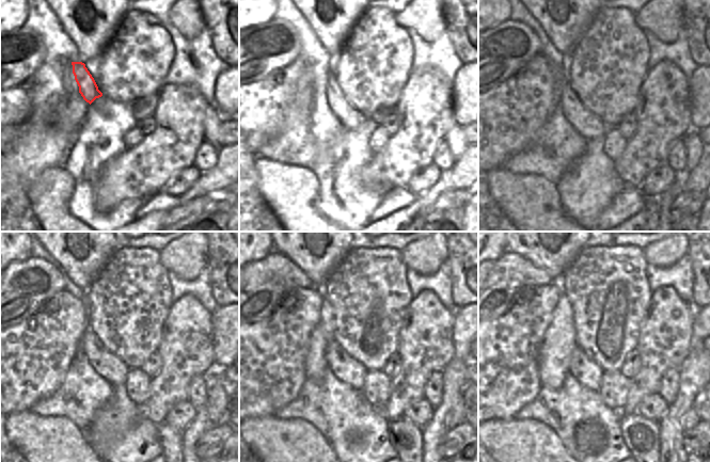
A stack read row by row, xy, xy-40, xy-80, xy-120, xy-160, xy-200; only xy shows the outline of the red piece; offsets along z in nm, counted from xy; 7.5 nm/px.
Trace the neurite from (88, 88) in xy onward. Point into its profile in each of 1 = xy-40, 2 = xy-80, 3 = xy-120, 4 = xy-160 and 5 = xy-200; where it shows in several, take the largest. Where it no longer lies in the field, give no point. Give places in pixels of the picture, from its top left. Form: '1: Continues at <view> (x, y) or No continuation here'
1: Continues at xy-40 (349, 117)
2: Continues at xy-80 (589, 126)
3: Continues at xy-120 (107, 365)
4: Continues at xy-160 (347, 369)
5: Continues at xy-200 (583, 369)

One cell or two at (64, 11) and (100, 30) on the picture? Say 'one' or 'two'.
one

